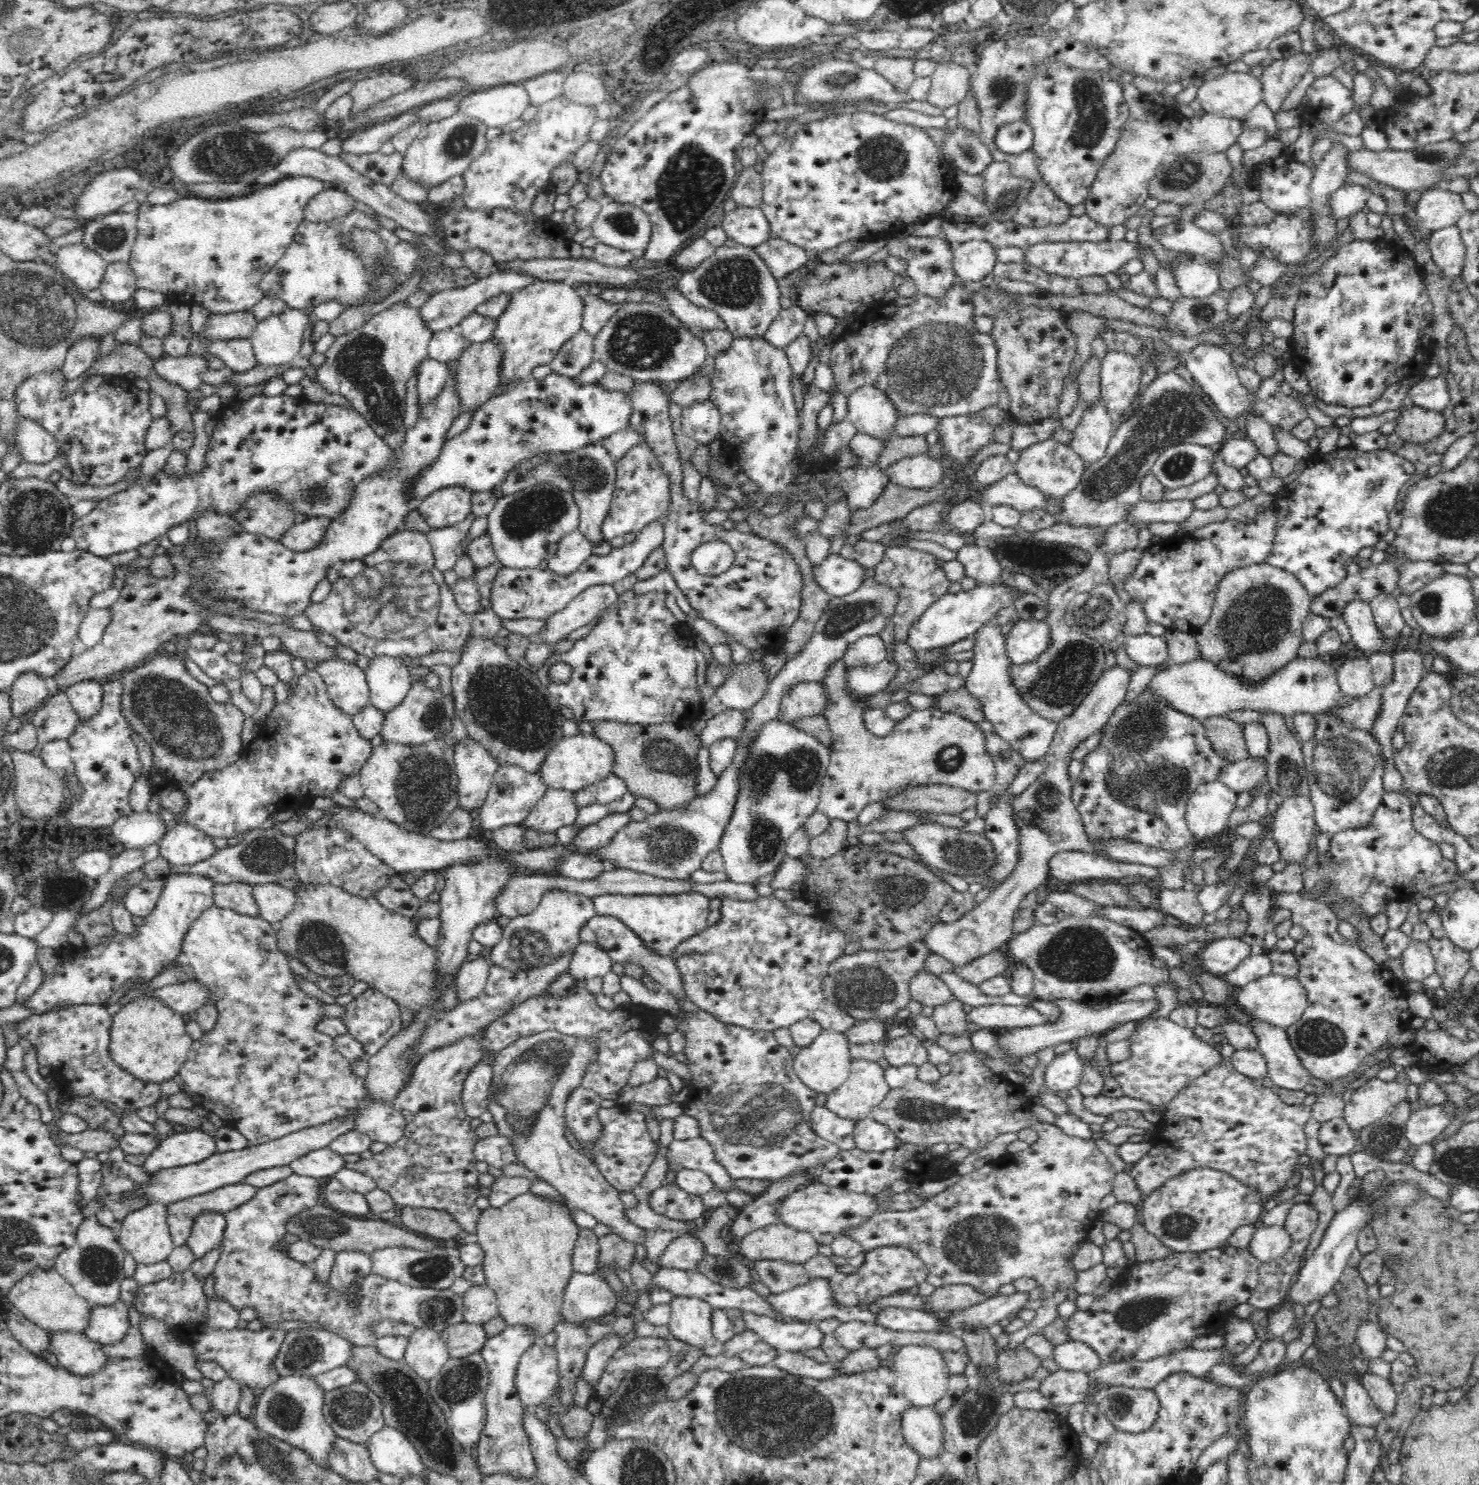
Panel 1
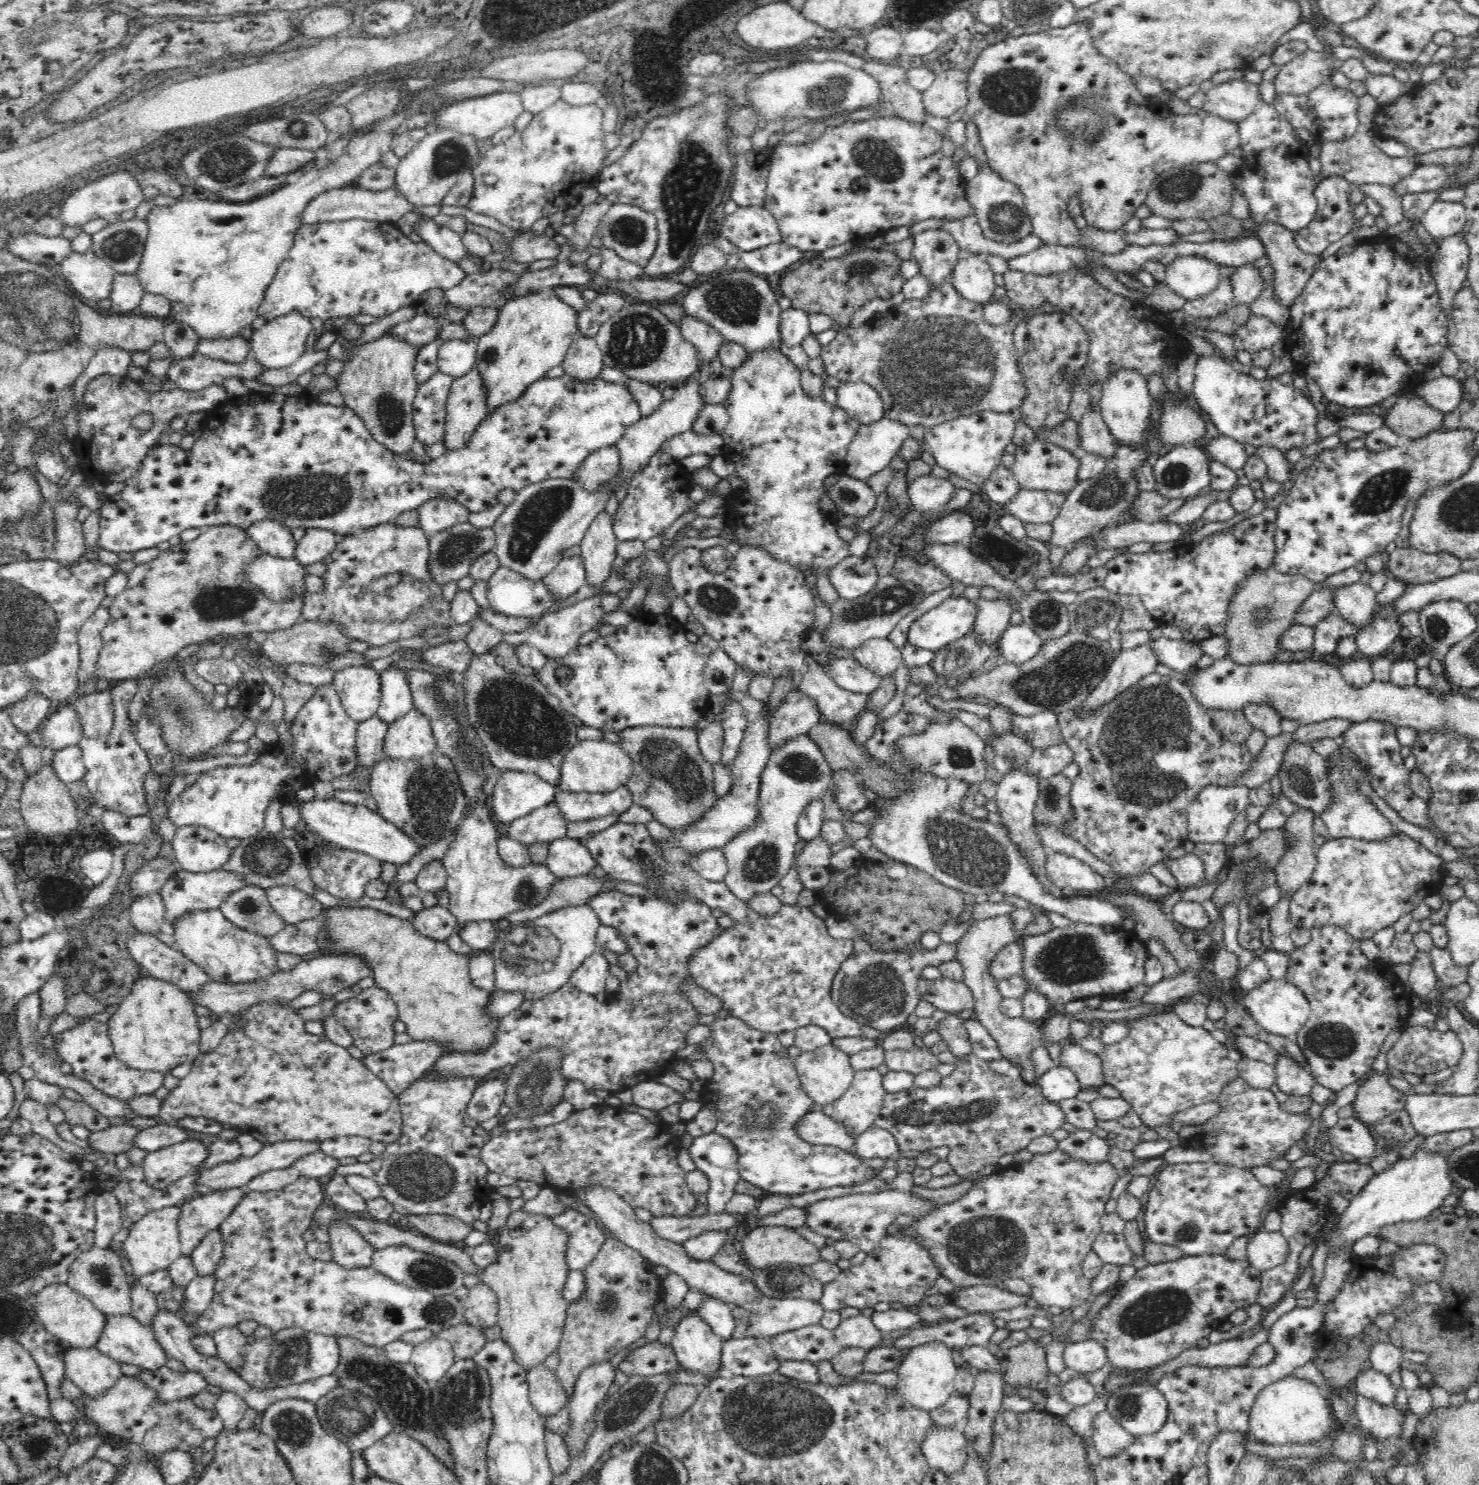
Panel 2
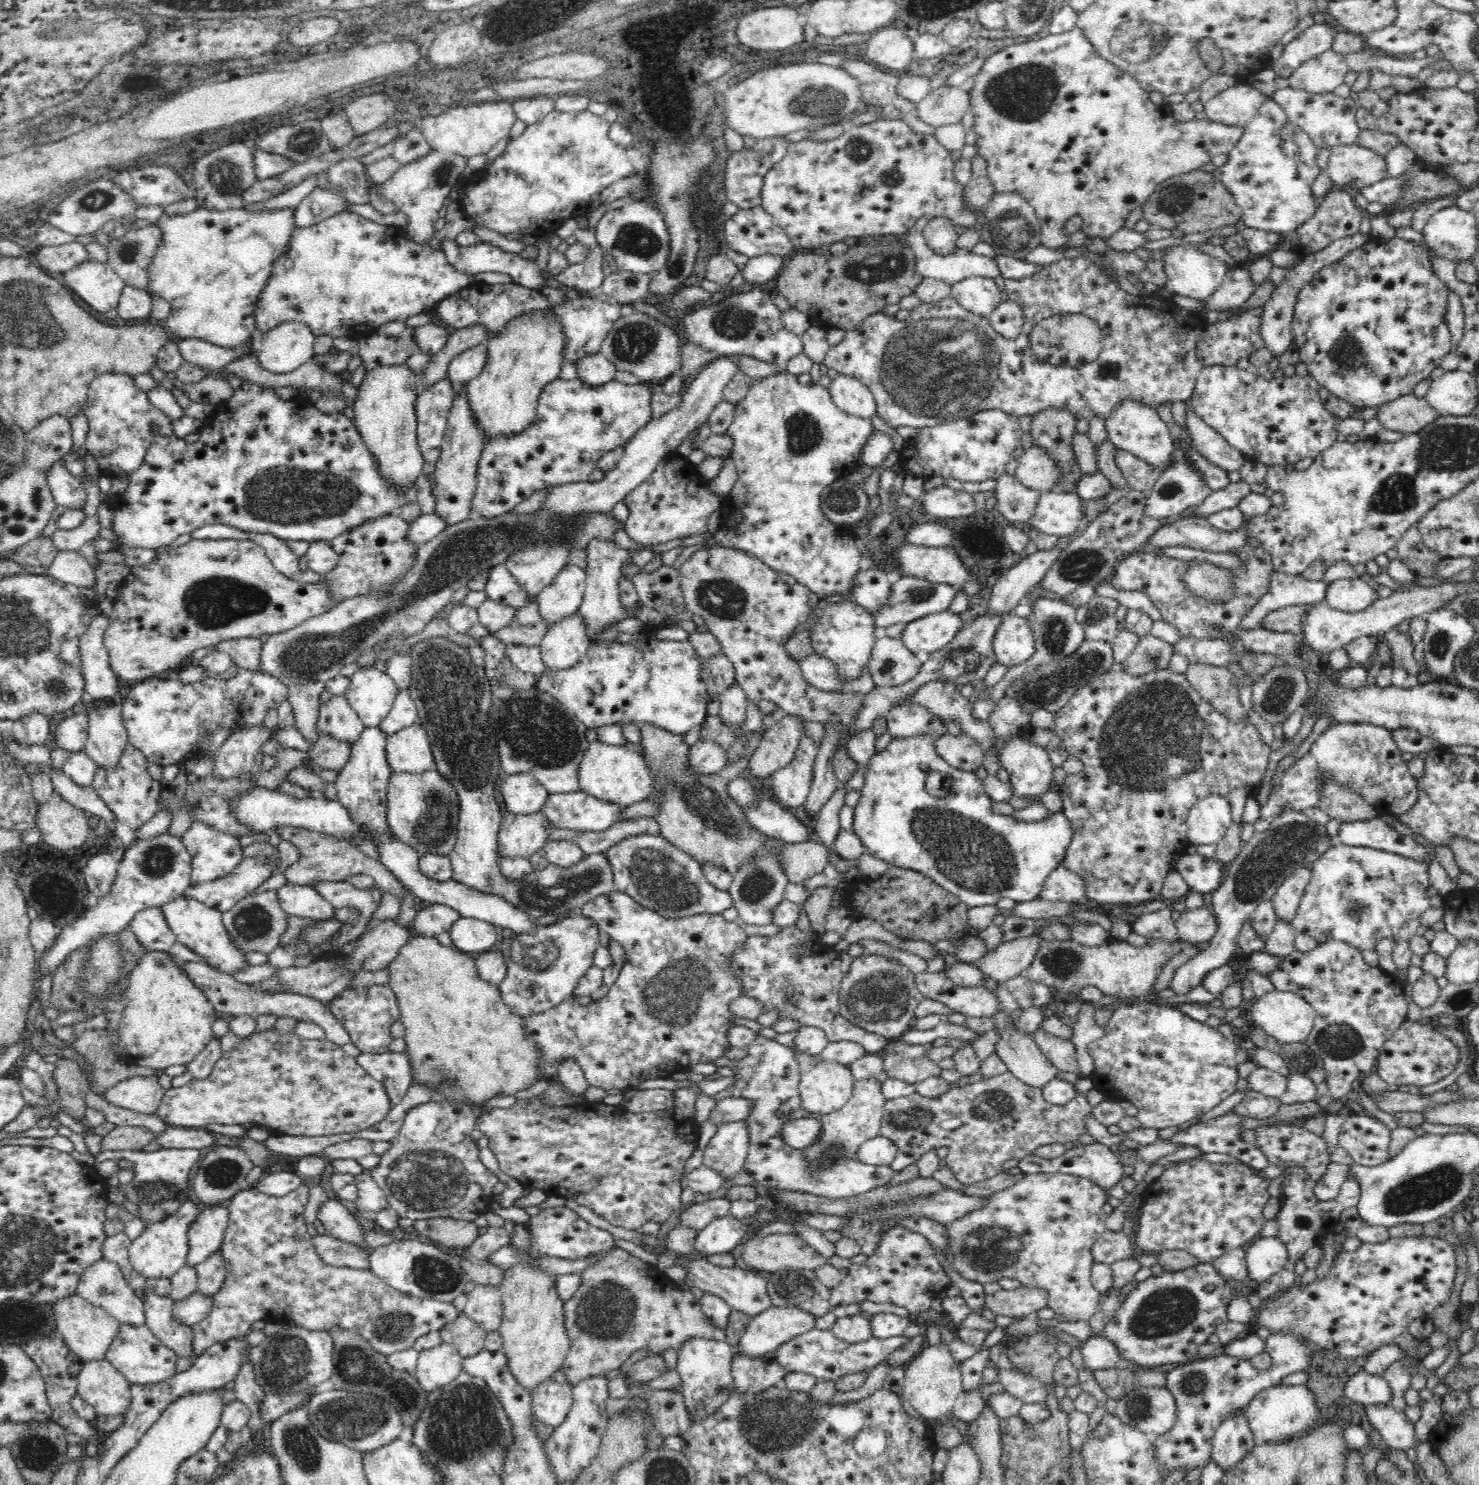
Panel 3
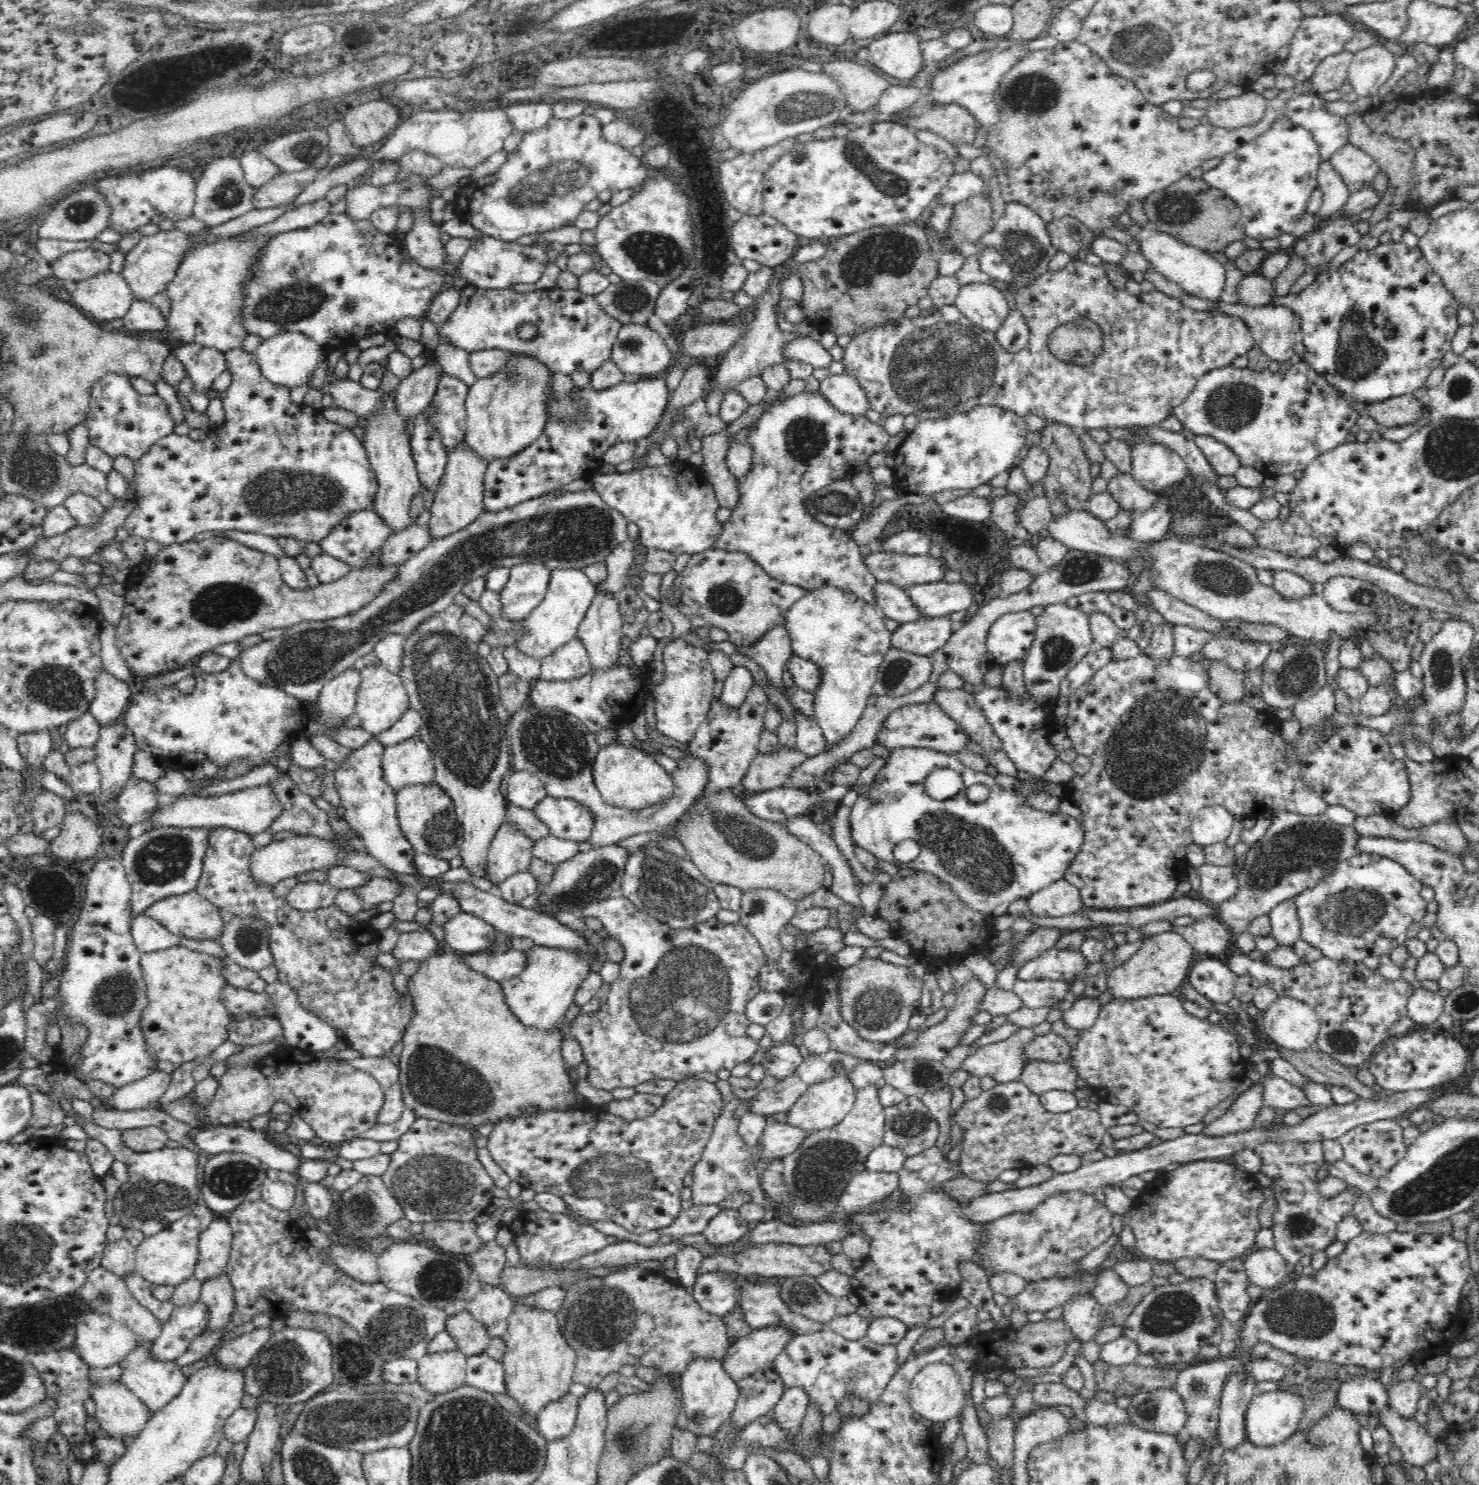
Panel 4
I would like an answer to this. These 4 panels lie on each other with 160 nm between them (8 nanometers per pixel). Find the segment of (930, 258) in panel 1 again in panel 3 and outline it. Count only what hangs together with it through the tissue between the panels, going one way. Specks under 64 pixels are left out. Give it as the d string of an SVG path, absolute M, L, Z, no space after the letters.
M938 216L938 218L922 222L920 228L926 243L932 247L932 250L936 254L946 256L952 254L957 246L958 234L954 226L946 216Z

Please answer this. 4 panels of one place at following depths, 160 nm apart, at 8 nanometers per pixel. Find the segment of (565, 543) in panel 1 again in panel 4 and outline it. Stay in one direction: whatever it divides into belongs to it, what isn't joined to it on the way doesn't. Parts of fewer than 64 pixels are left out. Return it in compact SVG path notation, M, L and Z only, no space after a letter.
M558 568L551 570L549 591L544 601L526 618L520 622L492 620L492 630L510 633L516 642L514 646L520 652L536 659L547 658L560 646L578 638L580 626L597 594L597 585L583 570L576 568Z

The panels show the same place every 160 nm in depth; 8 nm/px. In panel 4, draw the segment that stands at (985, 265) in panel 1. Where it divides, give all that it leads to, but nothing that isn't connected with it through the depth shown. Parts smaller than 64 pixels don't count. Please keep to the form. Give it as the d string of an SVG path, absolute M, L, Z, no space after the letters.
M984 282L962 286L955 305L976 326L992 333L1004 324L1010 312L1005 293Z

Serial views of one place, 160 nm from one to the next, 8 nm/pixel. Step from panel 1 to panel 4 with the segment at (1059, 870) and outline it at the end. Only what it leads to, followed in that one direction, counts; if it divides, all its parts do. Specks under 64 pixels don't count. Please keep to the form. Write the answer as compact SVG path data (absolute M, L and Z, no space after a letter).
M1063 879L1035 892L1027 903L1030 912L1036 916L1060 918L1082 910L1084 906L1081 898L1079 888Z

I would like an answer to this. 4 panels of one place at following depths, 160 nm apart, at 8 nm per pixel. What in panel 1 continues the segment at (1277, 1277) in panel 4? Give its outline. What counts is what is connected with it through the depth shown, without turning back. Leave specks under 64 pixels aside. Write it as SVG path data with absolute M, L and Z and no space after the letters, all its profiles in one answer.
M1258 1225L1248 1249L1261 1263L1266 1263L1284 1256L1291 1244L1285 1227Z

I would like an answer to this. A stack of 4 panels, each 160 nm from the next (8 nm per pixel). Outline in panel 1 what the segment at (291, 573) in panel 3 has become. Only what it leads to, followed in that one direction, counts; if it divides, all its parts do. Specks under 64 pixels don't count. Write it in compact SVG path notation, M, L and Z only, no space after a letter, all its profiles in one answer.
M256 492L240 504L232 516L244 531L262 534L270 540L280 538L294 526L295 512L279 496L269 492Z

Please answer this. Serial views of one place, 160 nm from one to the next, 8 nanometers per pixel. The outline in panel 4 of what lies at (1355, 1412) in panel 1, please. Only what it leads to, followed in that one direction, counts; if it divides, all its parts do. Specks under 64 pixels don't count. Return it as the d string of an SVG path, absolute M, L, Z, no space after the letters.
M1388 1407L1379 1413L1379 1420L1390 1431L1393 1444L1400 1448L1404 1462L1424 1468L1428 1462L1437 1460L1437 1439L1416 1419L1406 1419Z

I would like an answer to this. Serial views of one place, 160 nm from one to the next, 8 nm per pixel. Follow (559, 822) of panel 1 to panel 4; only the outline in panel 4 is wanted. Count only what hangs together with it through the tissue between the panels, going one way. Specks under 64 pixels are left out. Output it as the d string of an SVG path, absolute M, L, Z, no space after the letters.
M504 822L491 842L486 879L495 886L518 872L528 871L534 840L515 826Z

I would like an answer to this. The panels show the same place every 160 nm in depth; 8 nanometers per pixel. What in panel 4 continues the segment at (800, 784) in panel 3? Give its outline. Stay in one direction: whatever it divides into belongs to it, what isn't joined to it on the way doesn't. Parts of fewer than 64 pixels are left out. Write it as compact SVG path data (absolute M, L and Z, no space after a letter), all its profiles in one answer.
M794 708L794 716L796 718L796 726L798 727L797 749L802 753L806 753L807 757L813 757L826 751L826 738L816 719L804 715L802 711L798 711L796 708Z

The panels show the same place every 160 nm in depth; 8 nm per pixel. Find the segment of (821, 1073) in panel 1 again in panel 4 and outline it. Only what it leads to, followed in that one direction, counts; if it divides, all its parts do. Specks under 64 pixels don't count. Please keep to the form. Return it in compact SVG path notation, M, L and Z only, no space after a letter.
M835 1076L822 1083L814 1084L801 1098L791 1107L787 1113L787 1124L796 1126L808 1133L826 1130L837 1126L852 1111L857 1098L857 1089L849 1080L849 1076Z

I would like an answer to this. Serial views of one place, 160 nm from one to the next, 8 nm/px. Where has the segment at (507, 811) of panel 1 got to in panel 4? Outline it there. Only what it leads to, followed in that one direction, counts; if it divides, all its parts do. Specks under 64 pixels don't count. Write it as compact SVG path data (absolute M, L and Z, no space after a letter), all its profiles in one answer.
M529 770L514 772L508 780L508 801L520 808L532 810L547 797L544 783Z

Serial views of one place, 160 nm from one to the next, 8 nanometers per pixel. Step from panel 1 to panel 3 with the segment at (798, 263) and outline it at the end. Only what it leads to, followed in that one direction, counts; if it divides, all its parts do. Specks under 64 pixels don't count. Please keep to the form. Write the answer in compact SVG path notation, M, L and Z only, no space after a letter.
M764 254L764 256L750 258L744 270L741 270L745 287L761 287L769 280L777 279L781 275L782 264L784 264L784 256Z

